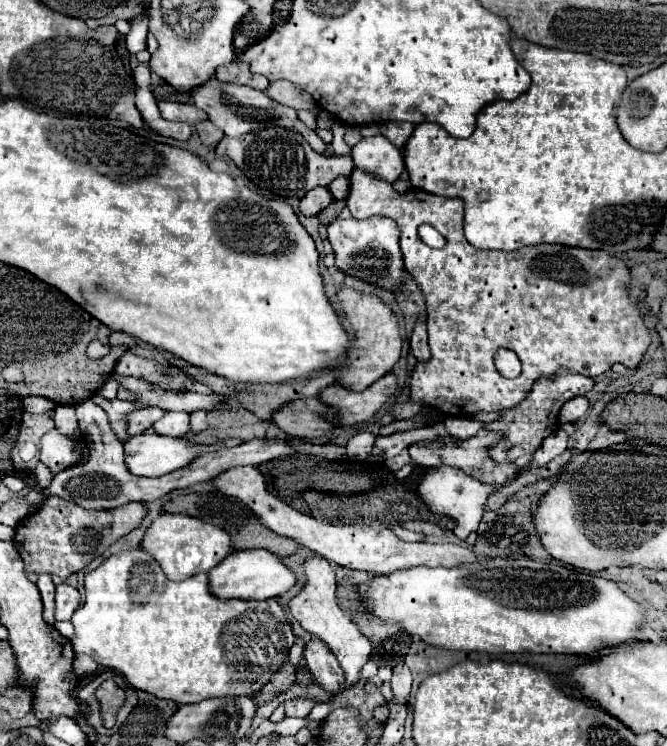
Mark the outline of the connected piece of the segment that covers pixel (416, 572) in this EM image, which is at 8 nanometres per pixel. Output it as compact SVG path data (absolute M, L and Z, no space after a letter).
M485 559L485 561L475 561L475 563L463 563L457 567L411 567L411 569L397 569L385 575L377 575L365 583L365 589L361 593L361 601L373 611L375 617L379 617L383 623L393 621L401 631L405 631L411 637L423 639L427 645L441 647L441 649L451 649L451 651L483 651L483 653L563 653L563 655L591 655L595 651L601 651L607 645L619 645L619 643L629 643L637 639L639 631L639 621L643 617L643 607L635 601L629 599L617 583L581 573L577 569L567 569L567 565L559 561L525 561L525 559Z

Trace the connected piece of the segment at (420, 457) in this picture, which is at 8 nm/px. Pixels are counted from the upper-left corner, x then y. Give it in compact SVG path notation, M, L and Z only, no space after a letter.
M481 429L477 435L473 435L471 439L465 441L451 441L451 439L435 439L435 441L419 441L413 443L409 447L409 455L413 459L413 463L423 465L423 467L433 467L433 465L451 465L451 467L459 467L461 471L465 471L467 475L483 481L483 483L505 483L509 477L513 477L517 473L517 467L513 463L495 463L491 457L487 457L487 445L497 443L501 439L499 433L493 431L485 431Z

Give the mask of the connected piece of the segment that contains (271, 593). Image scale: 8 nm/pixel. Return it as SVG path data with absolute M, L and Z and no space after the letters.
M245 549L233 551L219 565L215 565L209 573L209 589L217 599L269 599L289 591L295 585L295 575L289 567L285 567L275 555L263 549Z

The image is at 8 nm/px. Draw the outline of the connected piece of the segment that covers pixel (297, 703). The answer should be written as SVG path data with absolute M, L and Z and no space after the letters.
M293 699L285 705L285 715L287 717L307 717L313 705L315 705L313 699Z

